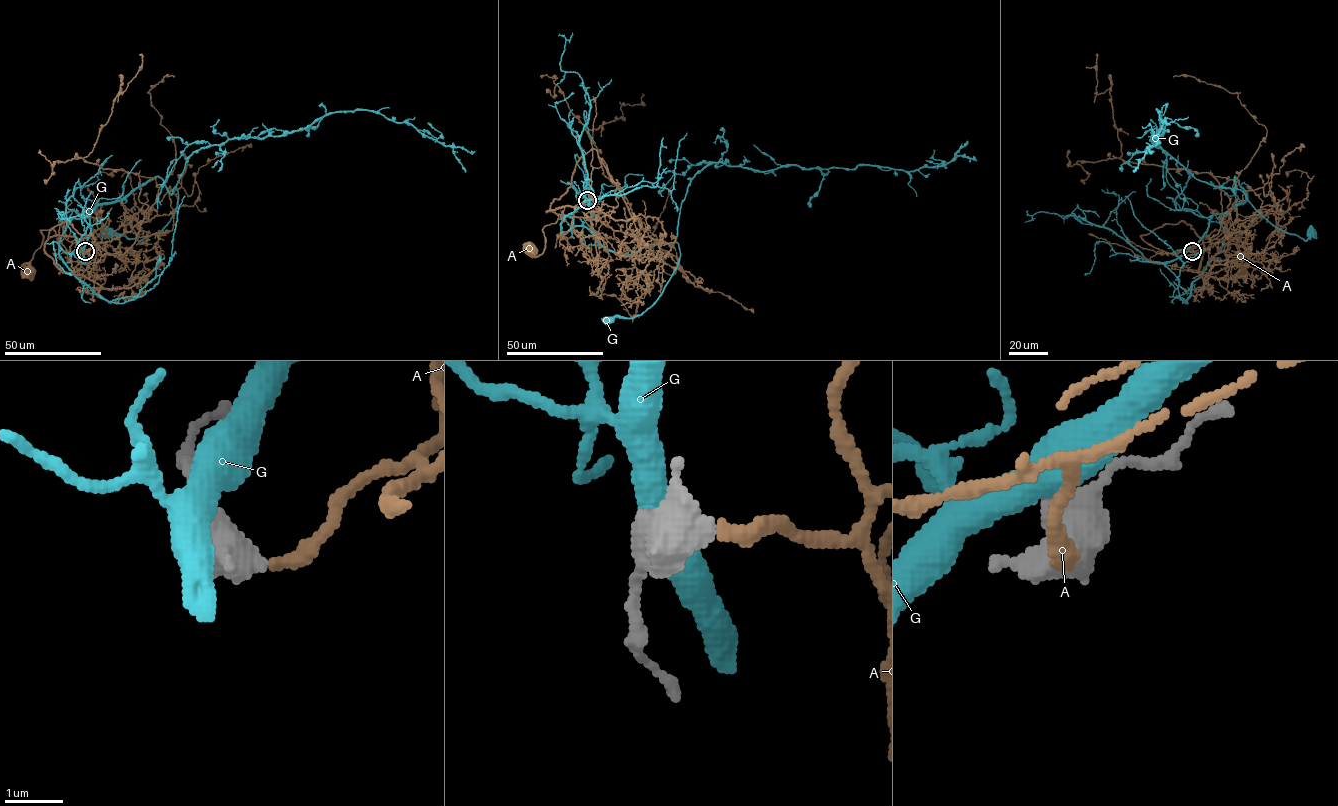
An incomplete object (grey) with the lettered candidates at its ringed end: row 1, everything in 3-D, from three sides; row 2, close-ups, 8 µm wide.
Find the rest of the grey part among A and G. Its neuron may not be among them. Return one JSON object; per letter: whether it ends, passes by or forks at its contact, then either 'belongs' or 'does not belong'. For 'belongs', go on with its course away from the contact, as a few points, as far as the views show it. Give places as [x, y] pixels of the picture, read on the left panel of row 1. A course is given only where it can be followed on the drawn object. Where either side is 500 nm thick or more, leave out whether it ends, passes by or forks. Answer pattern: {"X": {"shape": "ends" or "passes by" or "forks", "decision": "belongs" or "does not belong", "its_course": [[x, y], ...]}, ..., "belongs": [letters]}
{"A": {"shape": "ends", "decision": "belongs", "its_course": [[85, 251], [92, 242], [57, 235], [53, 229], [41, 230], [42, 244], [31, 261], [30, 272]]}, "G": {"decision": "does not belong"}, "belongs": ["A"]}

